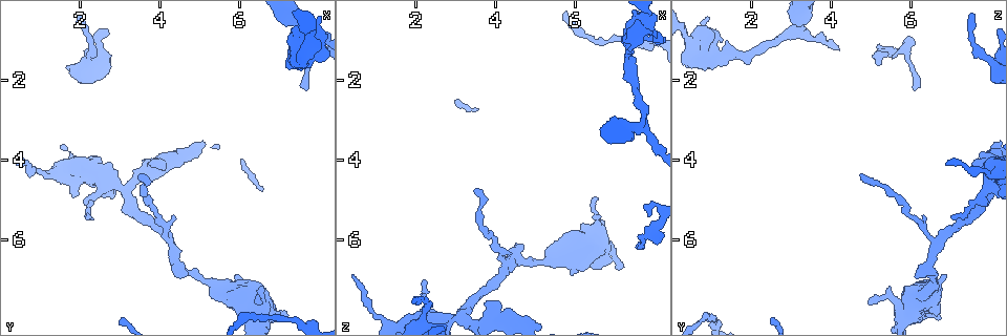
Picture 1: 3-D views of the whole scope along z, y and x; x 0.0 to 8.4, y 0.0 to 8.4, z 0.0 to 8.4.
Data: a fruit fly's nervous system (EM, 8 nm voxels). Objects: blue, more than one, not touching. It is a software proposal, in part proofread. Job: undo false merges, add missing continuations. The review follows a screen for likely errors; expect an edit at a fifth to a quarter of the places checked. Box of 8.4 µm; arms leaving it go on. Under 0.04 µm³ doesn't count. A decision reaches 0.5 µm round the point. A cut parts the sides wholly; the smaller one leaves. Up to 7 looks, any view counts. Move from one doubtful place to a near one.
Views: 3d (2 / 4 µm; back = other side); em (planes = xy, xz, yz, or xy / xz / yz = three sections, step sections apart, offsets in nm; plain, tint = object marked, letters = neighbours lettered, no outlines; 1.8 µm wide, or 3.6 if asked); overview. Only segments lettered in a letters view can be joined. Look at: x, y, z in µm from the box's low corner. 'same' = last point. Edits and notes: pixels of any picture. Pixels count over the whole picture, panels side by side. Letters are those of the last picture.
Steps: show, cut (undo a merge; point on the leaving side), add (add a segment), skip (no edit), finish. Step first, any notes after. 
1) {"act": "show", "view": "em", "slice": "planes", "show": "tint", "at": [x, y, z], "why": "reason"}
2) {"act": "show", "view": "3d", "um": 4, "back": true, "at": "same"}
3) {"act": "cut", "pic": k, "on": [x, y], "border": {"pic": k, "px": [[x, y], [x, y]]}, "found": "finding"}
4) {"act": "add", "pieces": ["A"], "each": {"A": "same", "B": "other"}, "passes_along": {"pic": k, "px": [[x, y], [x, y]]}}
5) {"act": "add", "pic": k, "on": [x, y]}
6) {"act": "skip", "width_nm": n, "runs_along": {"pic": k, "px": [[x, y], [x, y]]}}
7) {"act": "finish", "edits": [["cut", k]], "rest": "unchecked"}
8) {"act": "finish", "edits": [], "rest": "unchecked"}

{"act": "show", "view": "em", "slice": "xy", "step": 16, "show": "plain", "at": [5.05, 7.00, 6.60], "why": "narrows sharply"}

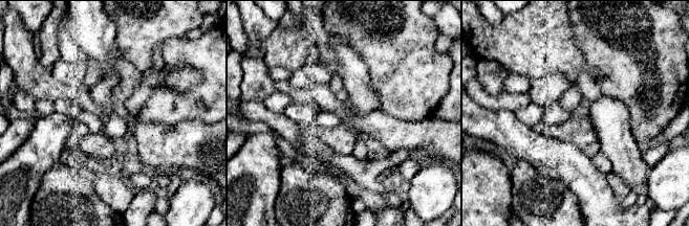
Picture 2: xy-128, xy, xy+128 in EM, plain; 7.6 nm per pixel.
{"act": "show", "view": "em", "slice": "xy", "step": 16, "show": "letters", "at": "same"}

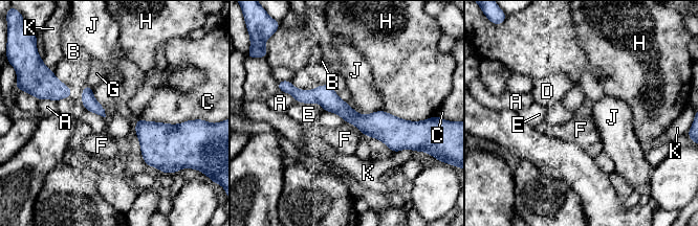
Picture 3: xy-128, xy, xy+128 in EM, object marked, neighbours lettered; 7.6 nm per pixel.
{"act": "skip", "each": {"A": "other", "B": "other", "C": "other", "D": "other", "E": "other", "F": "other", "G": "other", "H": "other", "J": "other", "K": "other"}, "border": {"pic": 3, "px": [[345, 121], [353, 125], [363, 135]]}, "found": "continuous, no second cell"}

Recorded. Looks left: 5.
{"act": "show", "view": "3d", "um": 2, "at": [6.65, 7.80, 6.75], "why": "free end"}

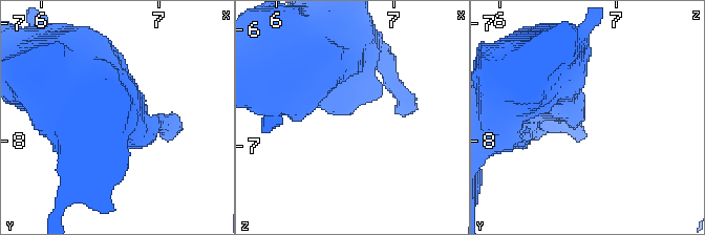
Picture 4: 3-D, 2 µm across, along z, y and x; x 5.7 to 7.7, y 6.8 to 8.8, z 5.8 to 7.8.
{"act": "show", "view": "em", "slice": "planes", "show": "letters", "at": [6.58, 7.78, 6.74], "why": "need the tissue"}

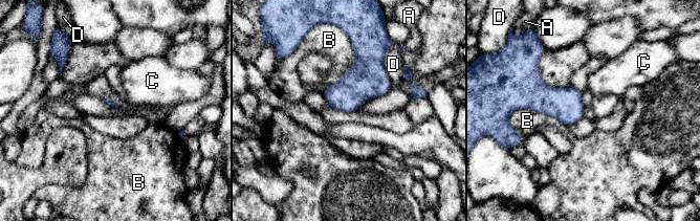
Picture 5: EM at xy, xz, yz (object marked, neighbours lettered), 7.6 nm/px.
{"act": "skip", "each": {"A": "other", "B": "other", "C": "other", "D": "other"}, "border": {"pic": 5, "px": [[349, 39], [356, 62], [322, 92]]}, "found": "no lettered segment goes on from it"}

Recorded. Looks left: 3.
{"act": "show", "view": "3d", "um": 4, "at": [3.55, 4.45, 4.75]}

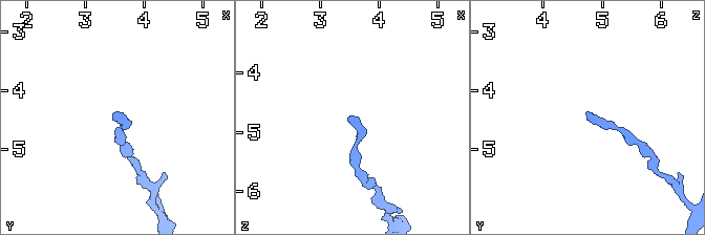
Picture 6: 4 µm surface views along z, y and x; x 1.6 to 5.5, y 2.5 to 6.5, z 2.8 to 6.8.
{"act": "show", "view": "em", "slice": "xy", "step": 16, "show": "tint", "at": [3.55, 4.35, 4.70], "why": "shape alone is not enough"}

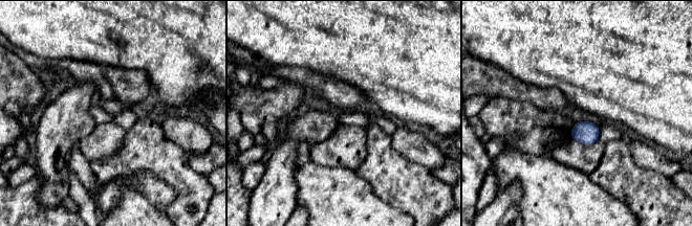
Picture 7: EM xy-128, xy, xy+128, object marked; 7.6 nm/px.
{"act": "show", "view": "em", "slice": "xy", "step": 16, "show": "letters", "at": "same"}

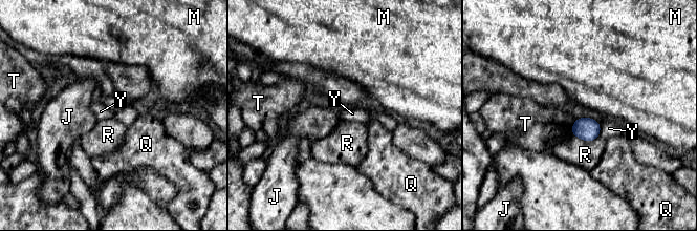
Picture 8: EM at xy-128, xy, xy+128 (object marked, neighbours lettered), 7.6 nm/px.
{"act": "skip", "width_nm": 130, "each": {"J": "other", "M": "other", "Q": "other", "R": "other", "T": "other", "Y": "other"}, "found": "no lettered segment goes on from it"}

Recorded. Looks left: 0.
{"act": "finish", "edits": [], "rest": "unchecked"}

